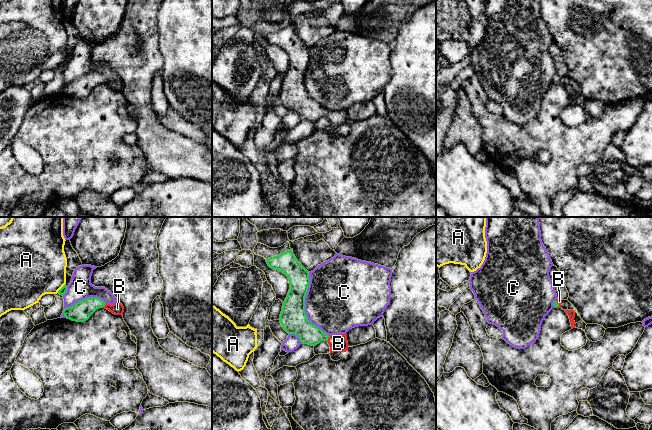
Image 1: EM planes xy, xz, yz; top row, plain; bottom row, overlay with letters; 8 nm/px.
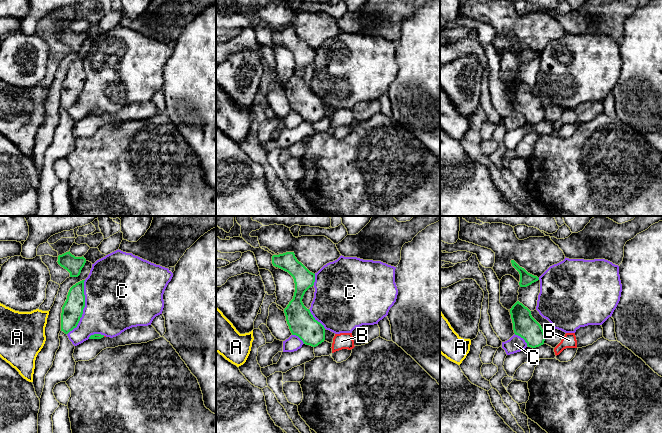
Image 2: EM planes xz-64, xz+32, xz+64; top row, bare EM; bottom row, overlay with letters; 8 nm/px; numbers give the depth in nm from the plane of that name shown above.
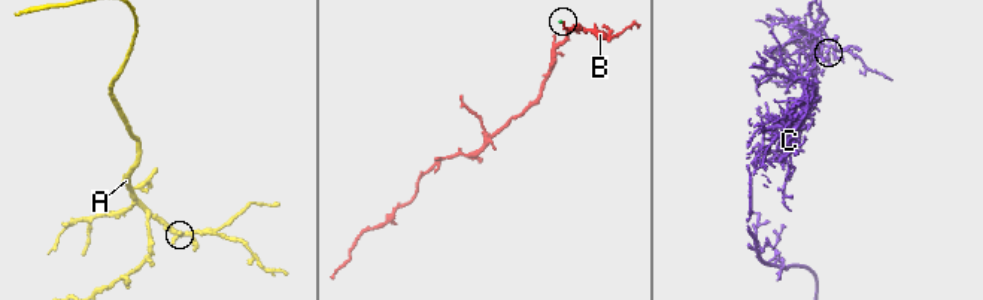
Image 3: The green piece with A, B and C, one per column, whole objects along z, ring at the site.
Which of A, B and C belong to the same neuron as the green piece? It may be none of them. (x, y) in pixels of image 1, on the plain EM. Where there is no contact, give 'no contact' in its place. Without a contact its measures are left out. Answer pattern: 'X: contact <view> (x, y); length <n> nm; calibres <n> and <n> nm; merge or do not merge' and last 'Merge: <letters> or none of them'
A: contact xy (61, 64); length 90 nm; calibres 60 and 440 nm; do not merge
B: contact xz (328, 113); length 50 nm; calibres 170 and 140 nm; merge
C: contact xz (304, 82); length 550 nm; calibres 220 and 480 nm; do not merge
Merge: B

